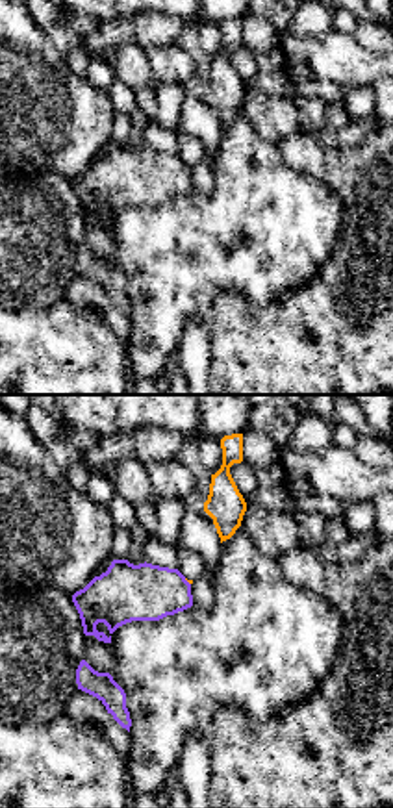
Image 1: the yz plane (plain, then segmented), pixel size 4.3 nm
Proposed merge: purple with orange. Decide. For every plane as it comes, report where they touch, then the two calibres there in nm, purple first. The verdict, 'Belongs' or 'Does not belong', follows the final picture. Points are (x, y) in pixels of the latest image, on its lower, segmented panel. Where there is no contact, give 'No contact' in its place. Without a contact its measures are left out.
Touches purple at (188, 582). Thickness 240 nm (purple) against 20 nm

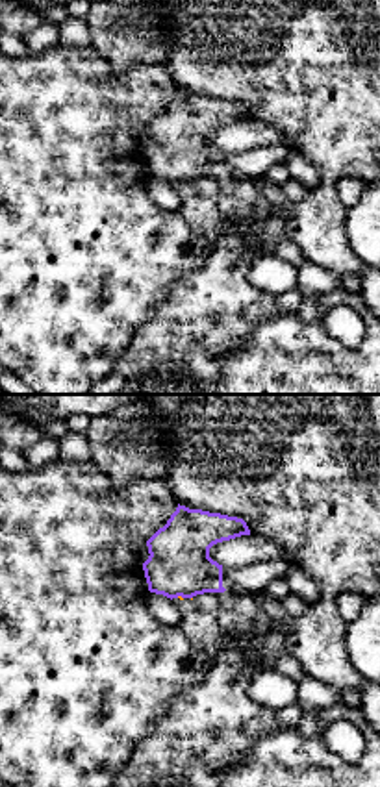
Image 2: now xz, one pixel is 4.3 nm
Touches purple at (180, 595). Thickness 280 nm (purple) against 20 nm

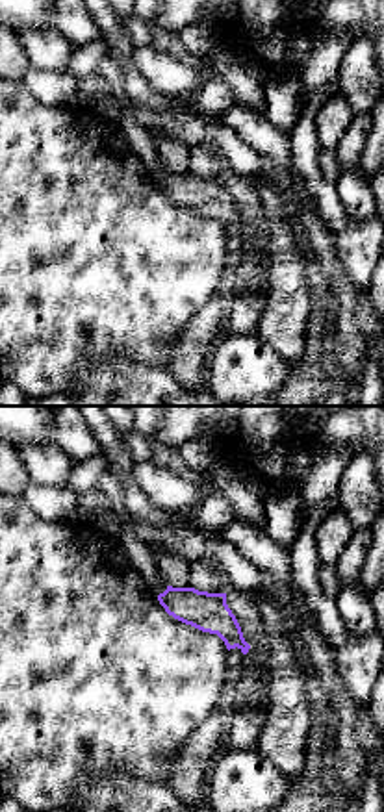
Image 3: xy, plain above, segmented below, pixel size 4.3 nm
No contact

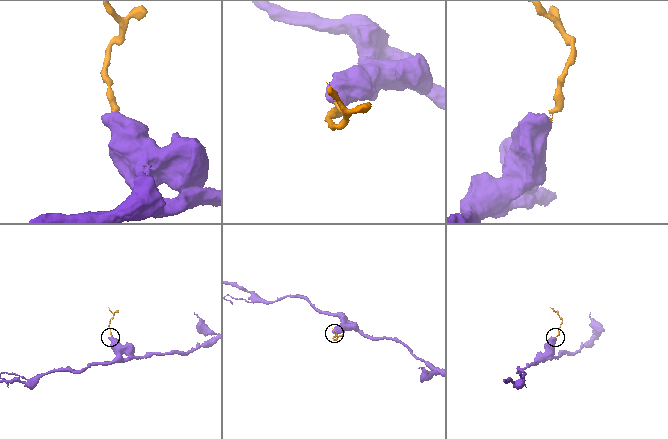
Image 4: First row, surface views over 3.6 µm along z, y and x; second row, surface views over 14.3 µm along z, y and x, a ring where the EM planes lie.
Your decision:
Does not belong

